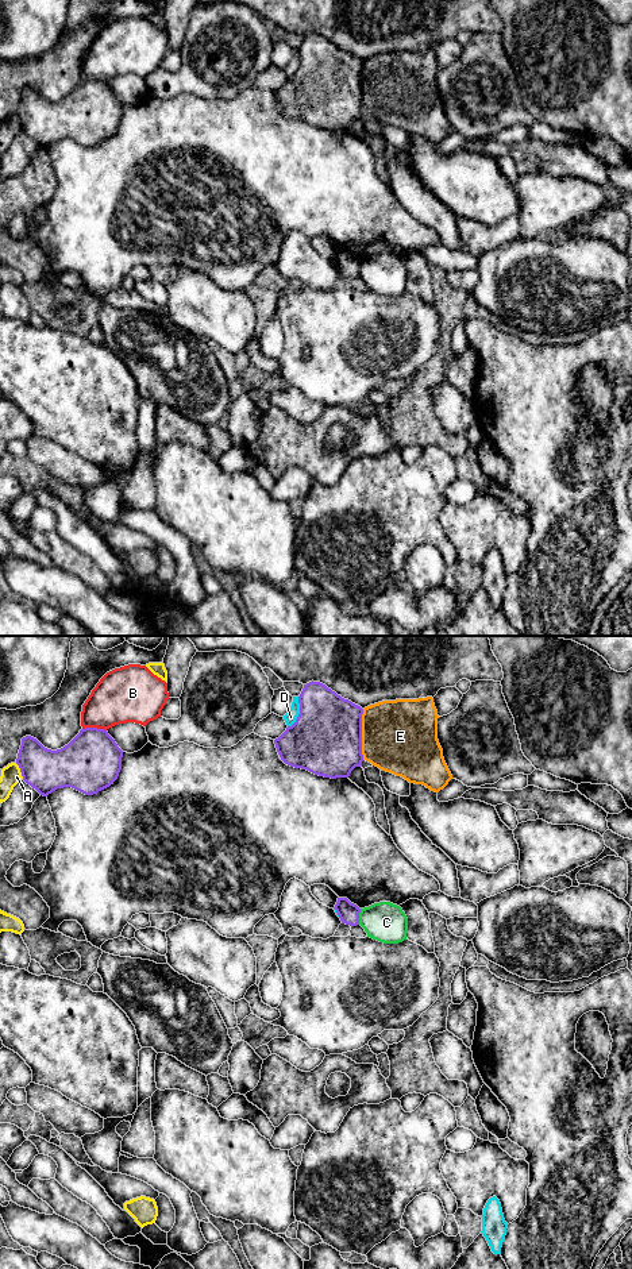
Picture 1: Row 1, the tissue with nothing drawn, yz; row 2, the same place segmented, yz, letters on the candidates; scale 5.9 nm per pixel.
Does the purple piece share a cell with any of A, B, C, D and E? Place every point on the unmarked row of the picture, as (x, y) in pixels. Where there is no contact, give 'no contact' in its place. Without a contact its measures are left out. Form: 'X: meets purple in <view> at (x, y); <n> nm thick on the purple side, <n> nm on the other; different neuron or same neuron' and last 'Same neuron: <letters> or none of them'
A: meets purple in yz at (20, 123); 260 nm thick on the purple side, 120 nm on the other; different neuron
B: meets purple in yz at (95, 80); 360 nm thick on the purple side, 320 nm on the other; different neuron
C: meets purple in yz at (358, 269); 130 nm thick on the purple side, 240 nm on the other; different neuron
D: meets purple in yz at (300, 65); 420 nm thick on the purple side, 70 nm on the other; different neuron
E: meets purple in yz at (361, 87); 420 nm thick on the purple side, 440 nm on the other; different neuron
Same neuron: none of them

